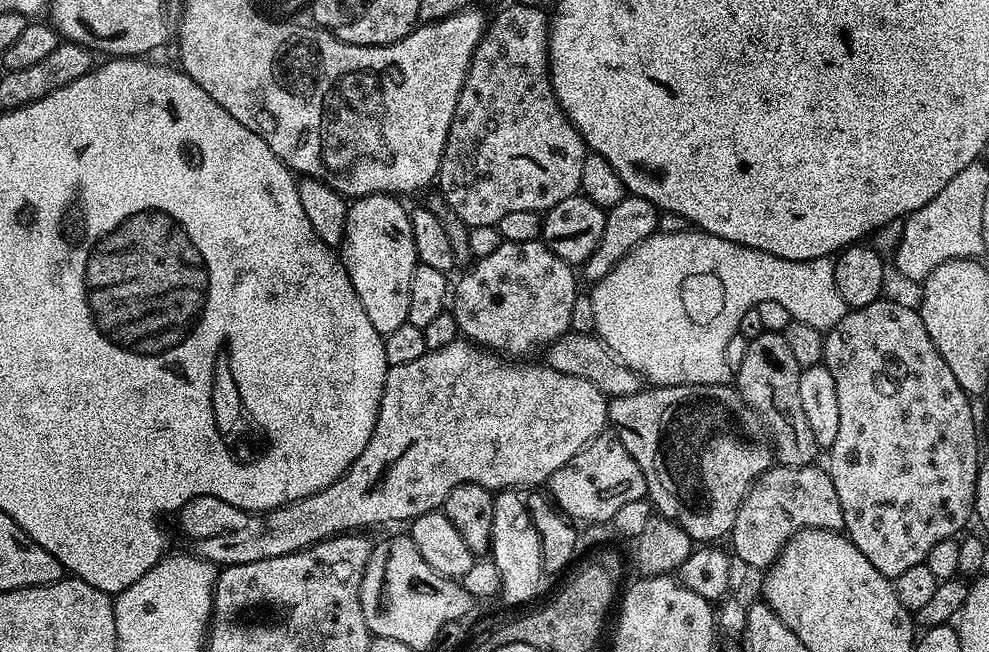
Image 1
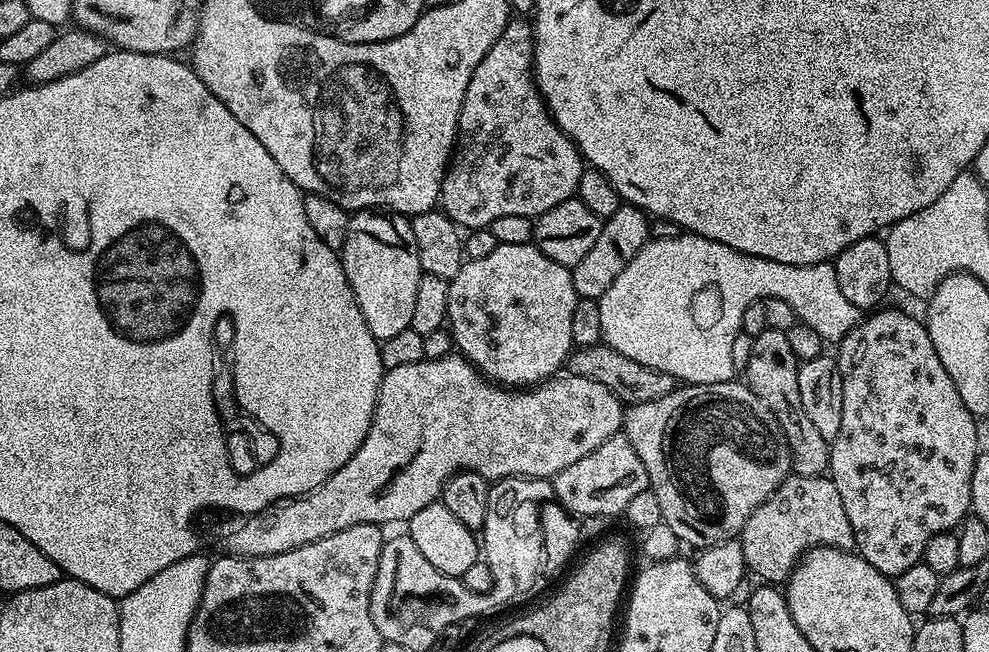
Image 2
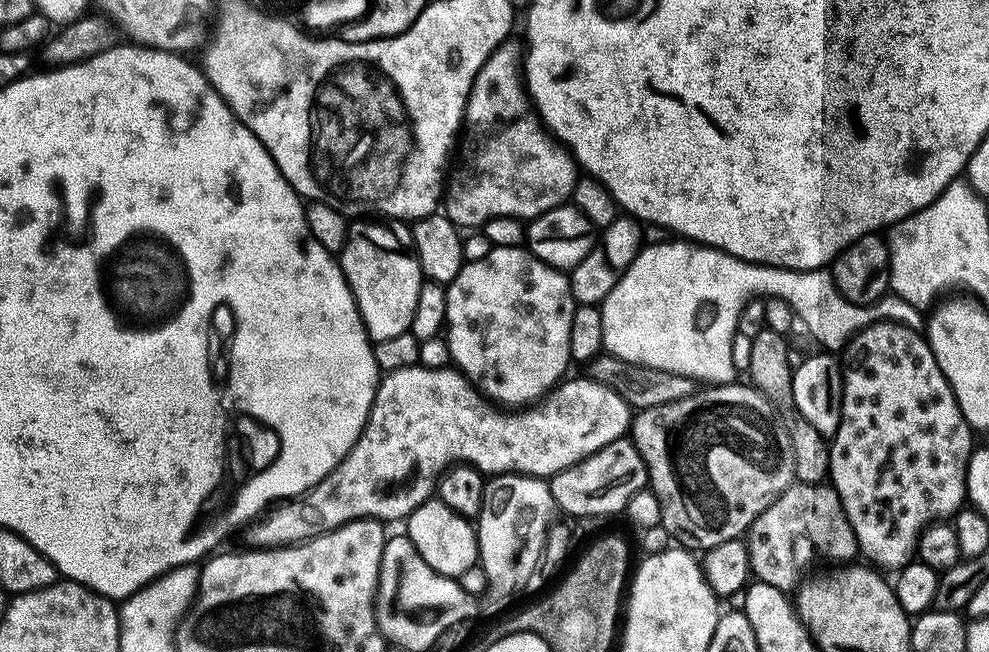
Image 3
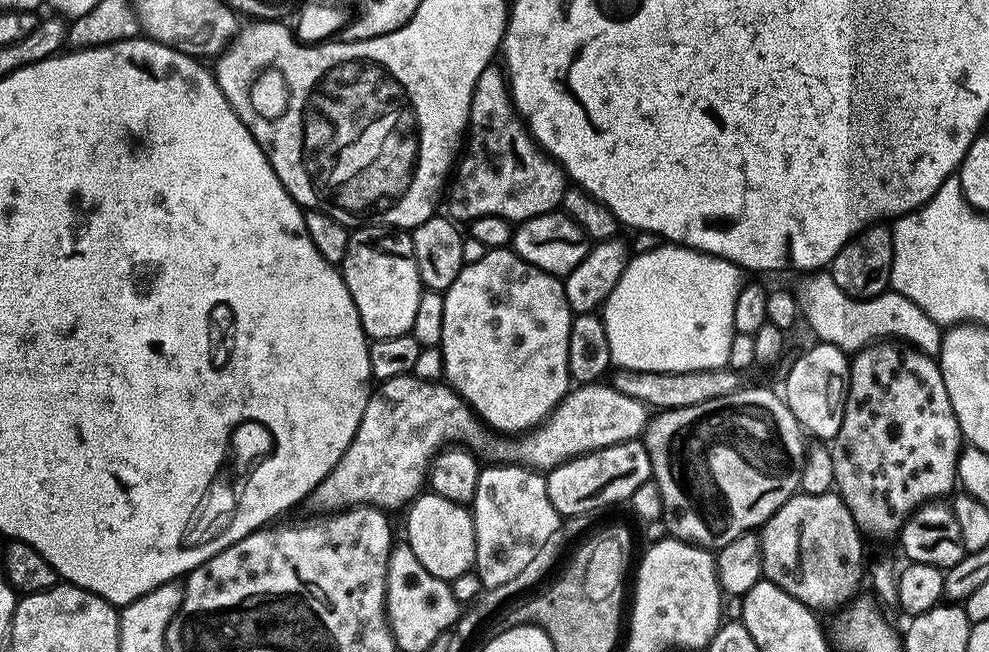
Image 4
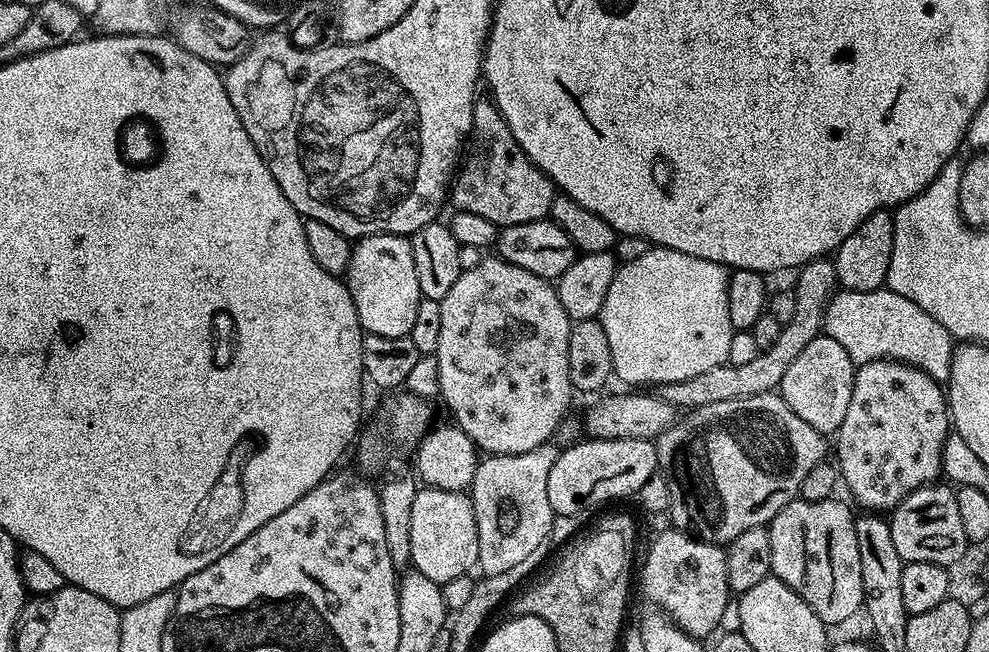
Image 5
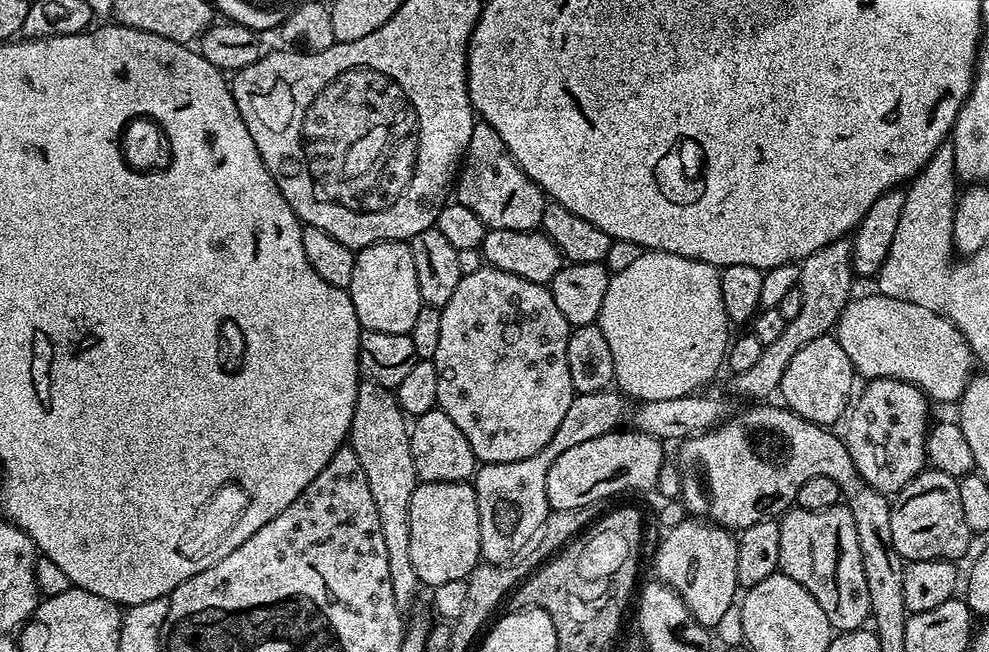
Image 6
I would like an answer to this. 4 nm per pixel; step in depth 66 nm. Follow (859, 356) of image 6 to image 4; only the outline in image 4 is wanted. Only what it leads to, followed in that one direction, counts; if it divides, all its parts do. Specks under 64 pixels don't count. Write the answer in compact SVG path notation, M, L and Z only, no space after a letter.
M831 275L813 276L816 277L812 280L812 297L808 304L806 300L806 320L808 316L808 324L817 341L838 346L846 354L855 354L870 344L895 338L927 356L935 357L939 353L941 325L934 323L921 308L910 302L910 298L889 290L869 300L856 300L843 292Z

